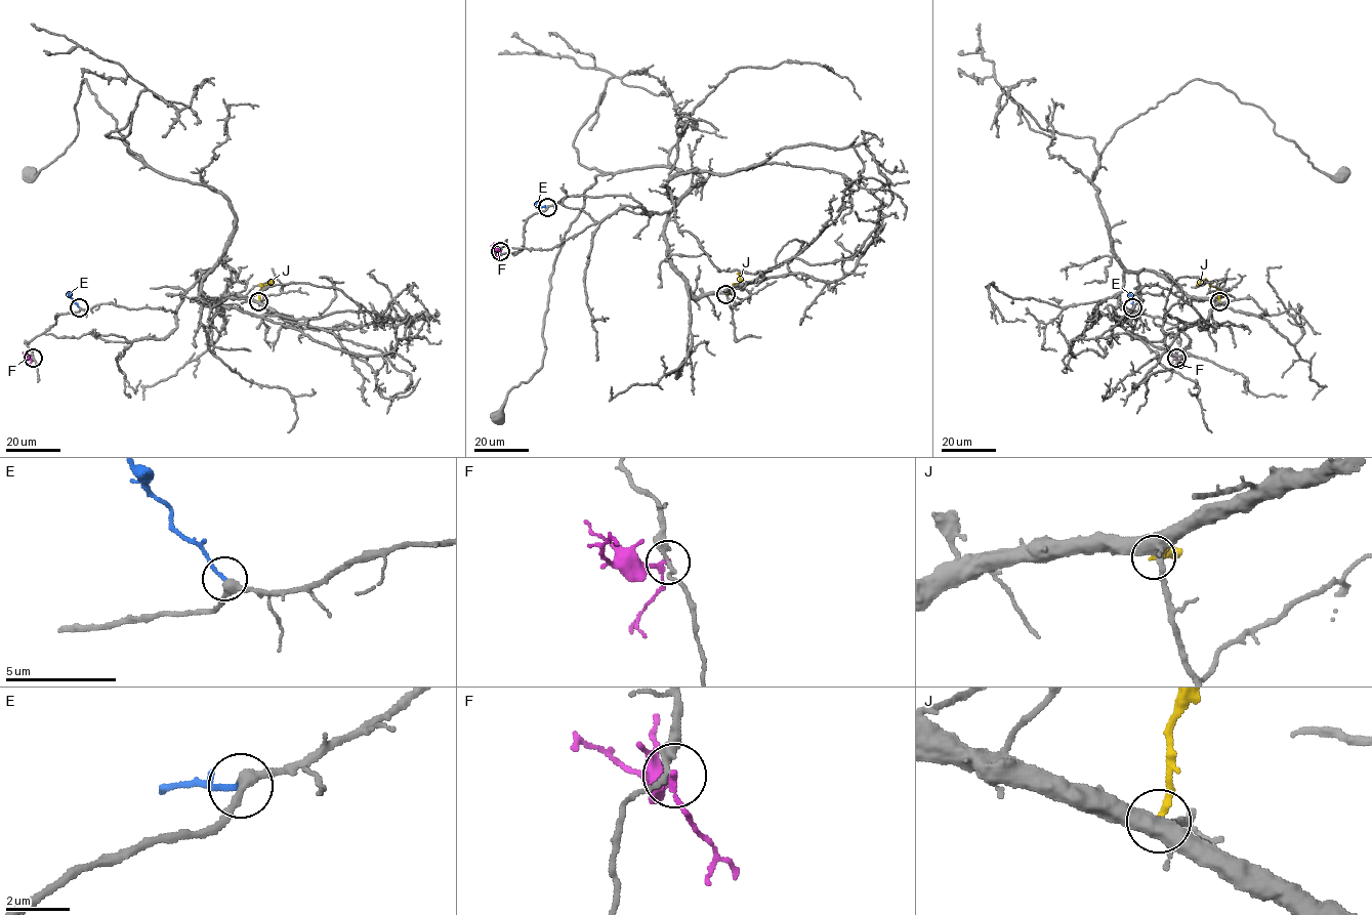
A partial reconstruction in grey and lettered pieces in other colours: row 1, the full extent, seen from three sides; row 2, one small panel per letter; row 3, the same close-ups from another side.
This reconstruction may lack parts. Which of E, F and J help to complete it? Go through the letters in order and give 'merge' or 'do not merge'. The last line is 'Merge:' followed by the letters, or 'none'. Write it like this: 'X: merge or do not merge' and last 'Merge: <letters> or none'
E: merge
F: do not merge
J: do not merge
Merge: E

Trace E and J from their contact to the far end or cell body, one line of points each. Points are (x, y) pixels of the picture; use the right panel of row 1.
E: (1132, 307), (1132, 298), (1128, 291)
J: (1219, 301), (1219, 291), (1206, 281), (1201, 280), (1197, 285)

